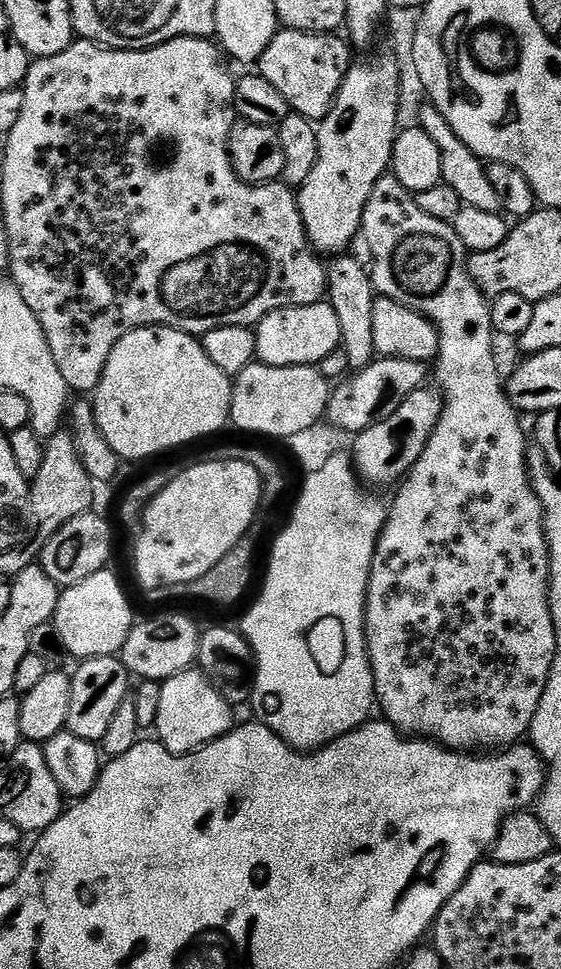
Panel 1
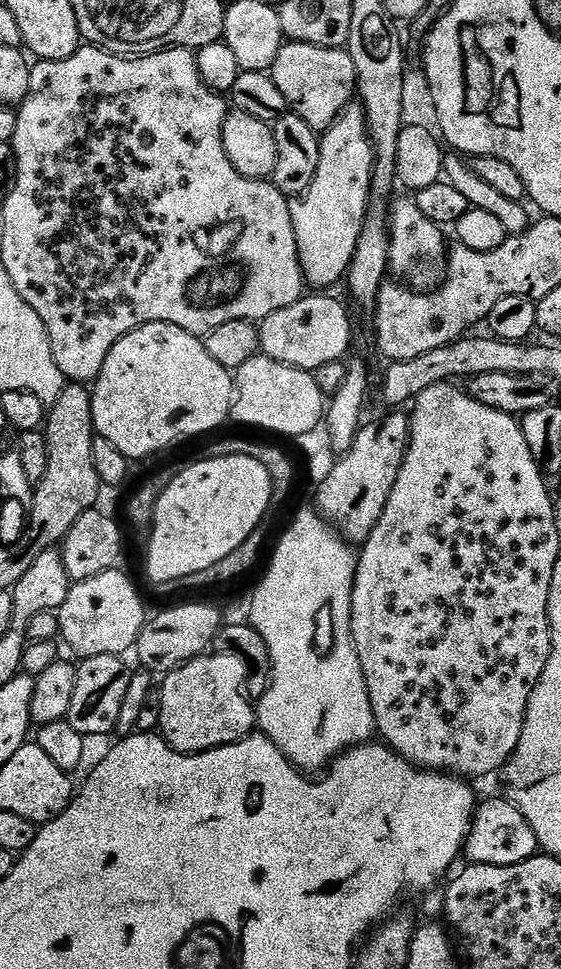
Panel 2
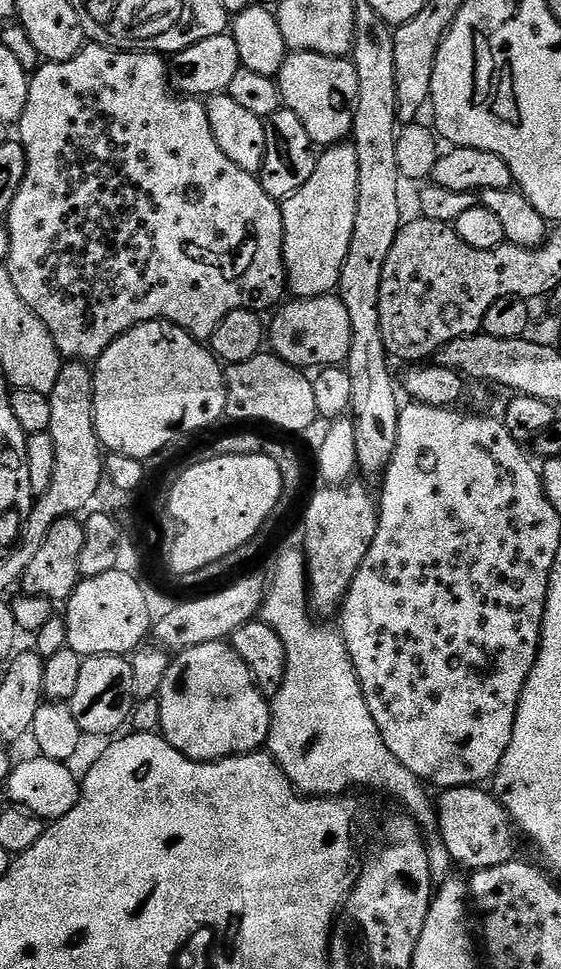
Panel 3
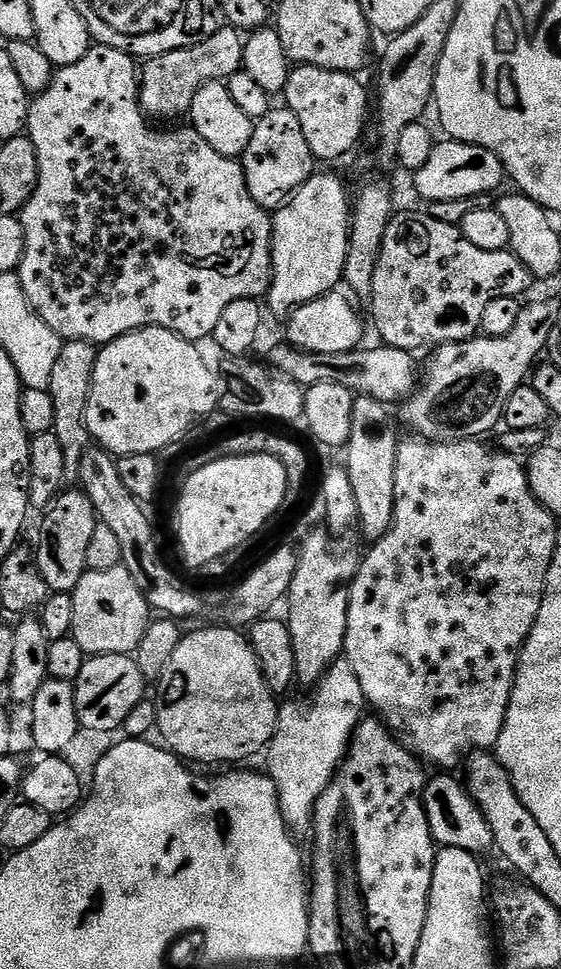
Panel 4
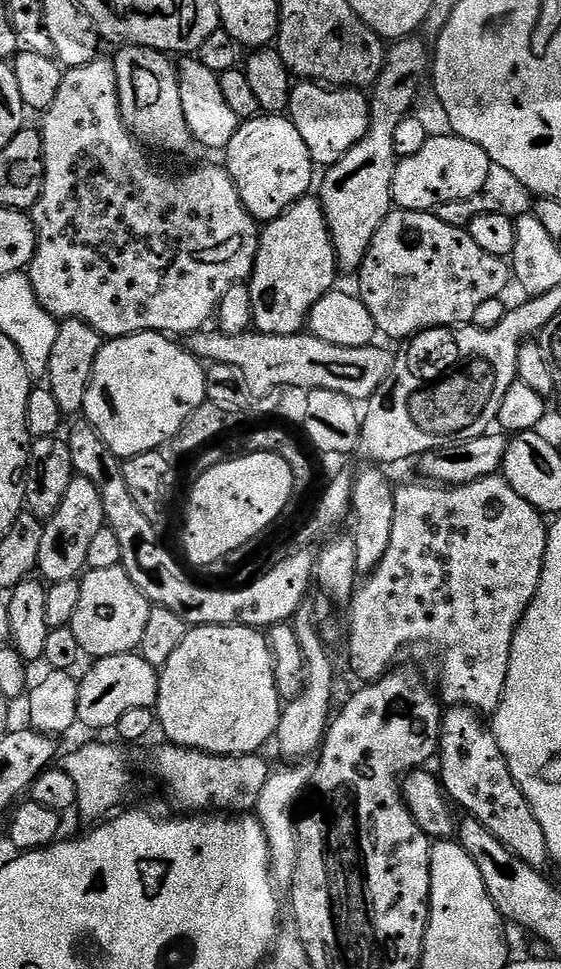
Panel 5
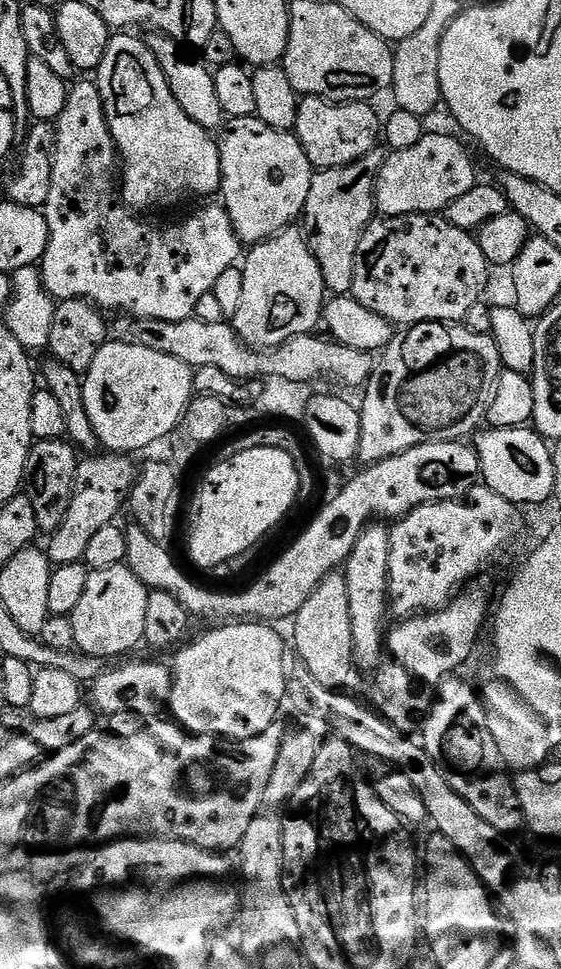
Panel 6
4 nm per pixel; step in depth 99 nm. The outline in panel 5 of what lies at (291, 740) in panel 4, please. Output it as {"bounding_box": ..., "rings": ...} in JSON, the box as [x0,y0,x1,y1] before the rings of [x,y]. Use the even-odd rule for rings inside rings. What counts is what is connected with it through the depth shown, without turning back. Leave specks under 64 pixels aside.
{"bounding_box":[254,762,309,889],"rings":[[[300,762],[293,763],[292,768],[280,768],[269,775],[264,784],[262,794],[258,798],[254,815],[264,828],[268,839],[268,859],[272,870],[272,883],[277,889],[291,889],[294,870],[298,862],[298,834],[296,833],[296,818],[294,809],[303,797],[305,788],[308,787],[309,769]]]}

